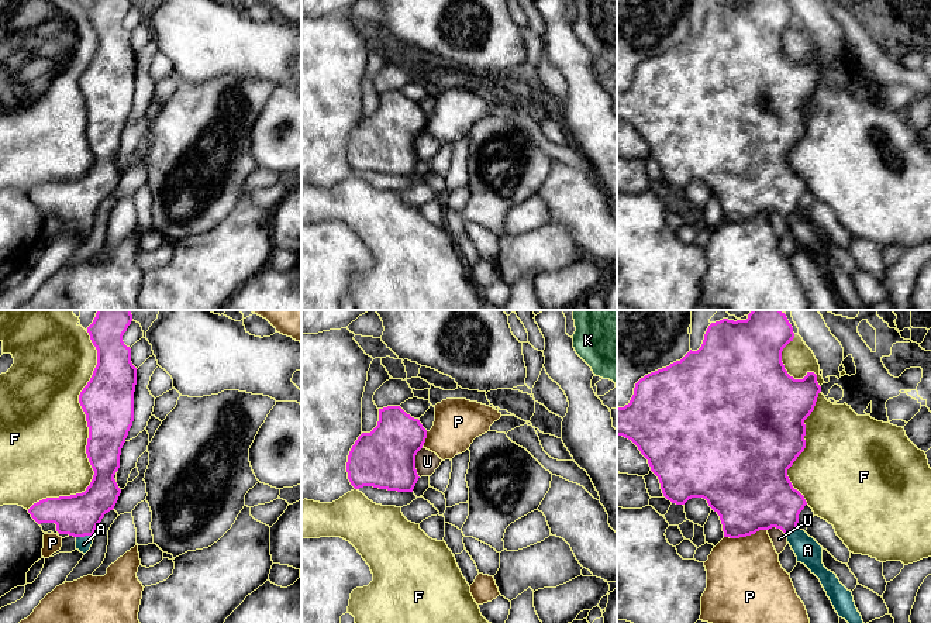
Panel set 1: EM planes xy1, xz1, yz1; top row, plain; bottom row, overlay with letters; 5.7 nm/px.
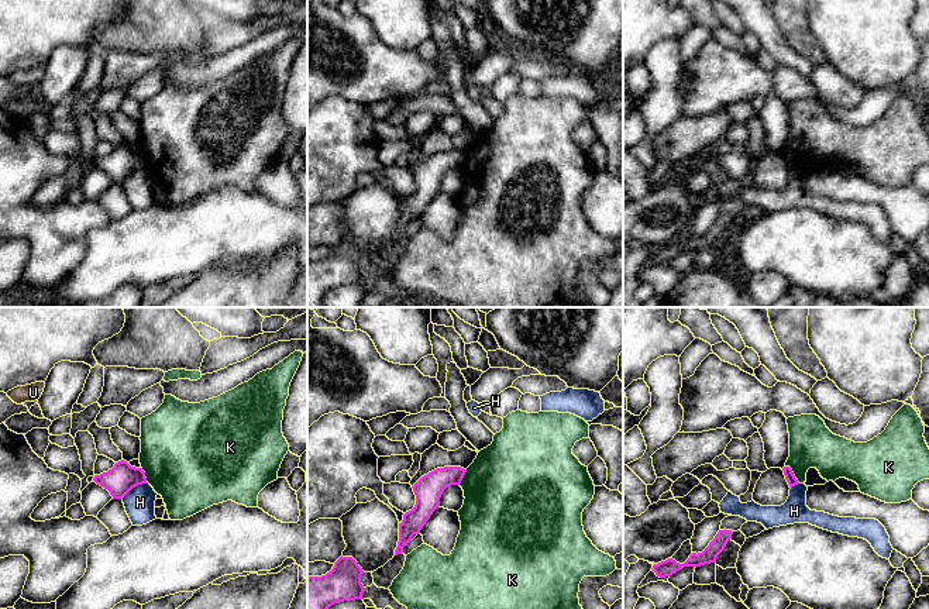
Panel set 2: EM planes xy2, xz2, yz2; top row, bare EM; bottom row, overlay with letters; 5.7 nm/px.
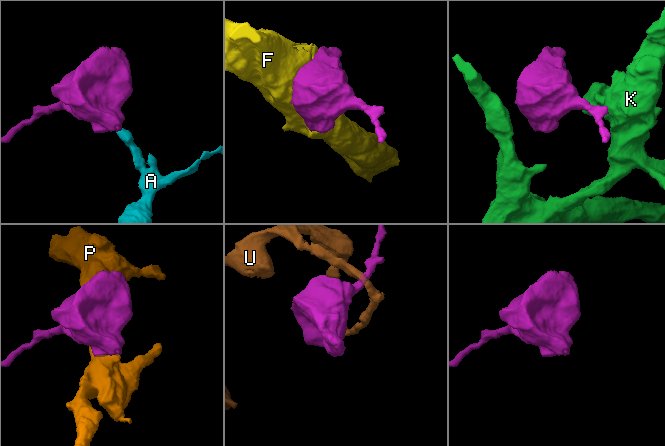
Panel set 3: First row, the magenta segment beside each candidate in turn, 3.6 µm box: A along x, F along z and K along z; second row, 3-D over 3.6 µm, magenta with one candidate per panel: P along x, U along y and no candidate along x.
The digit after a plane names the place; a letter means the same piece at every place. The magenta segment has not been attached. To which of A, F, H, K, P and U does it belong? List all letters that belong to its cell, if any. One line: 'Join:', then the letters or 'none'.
Join: A

